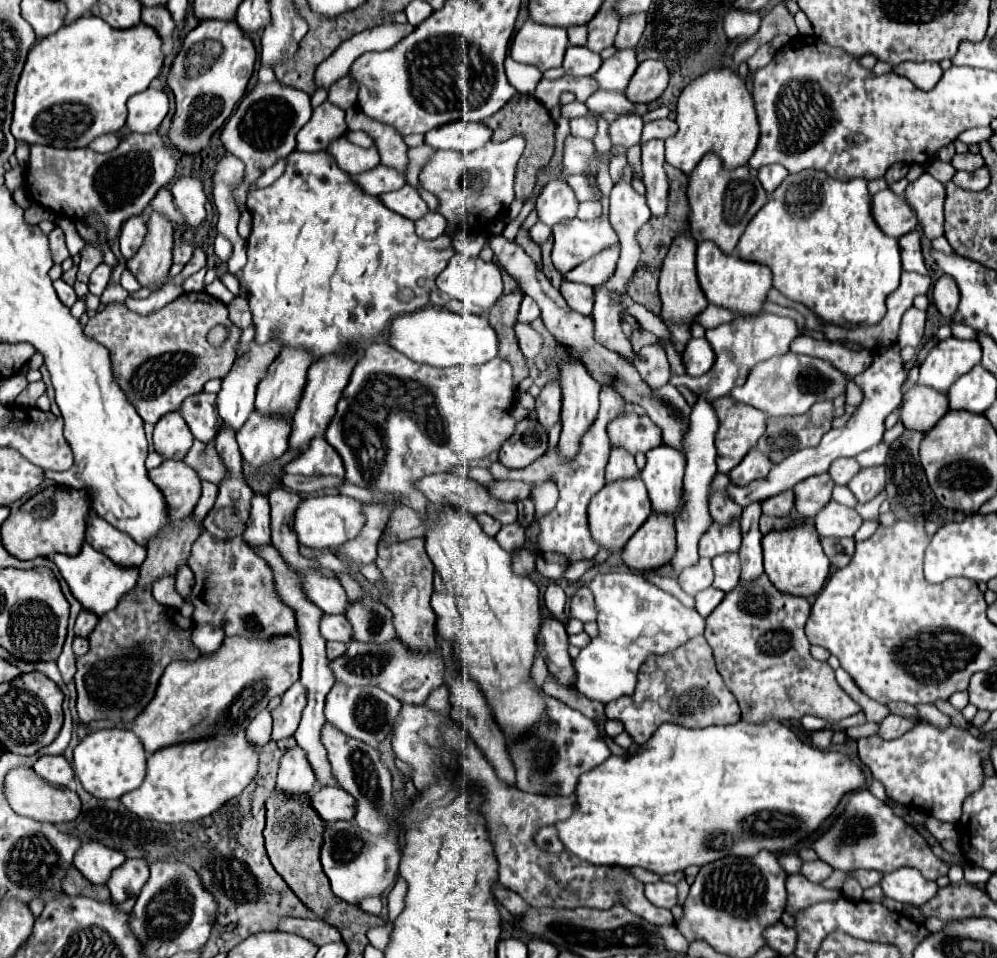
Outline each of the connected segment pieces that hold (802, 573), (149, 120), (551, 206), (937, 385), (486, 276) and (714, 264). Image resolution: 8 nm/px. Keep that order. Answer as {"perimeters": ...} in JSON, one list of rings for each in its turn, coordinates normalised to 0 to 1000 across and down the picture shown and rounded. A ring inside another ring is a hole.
{"perimeters":[[[[799,542],[799,546],[789,554],[775,554],[765,561],[765,586],[767,598],[771,606],[785,619],[793,619],[799,623],[813,623],[819,621],[831,600],[831,584],[827,581],[821,558],[817,554],[815,544]]],[[[149,91],[143,97],[129,101],[127,114],[127,133],[133,139],[153,139],[170,116],[170,101],[163,95]]],[[[553,189],[539,208],[541,231],[555,237],[563,229],[571,229],[579,224],[581,210],[569,189]]],[[[952,352],[942,356],[922,387],[922,402],[936,404],[942,410],[950,410],[950,406],[970,387],[974,387],[984,377],[984,360],[980,356],[966,356],[960,352]]],[[[456,264],[440,285],[438,300],[462,316],[474,316],[486,325],[505,308],[503,283],[496,275]]],[[[705,252],[705,254],[699,256],[697,277],[699,277],[701,300],[705,302],[705,308],[709,310],[711,316],[715,316],[719,320],[725,320],[725,323],[731,323],[733,327],[743,329],[743,331],[753,331],[753,329],[767,327],[765,318],[767,318],[769,306],[773,302],[773,283],[767,277],[743,272],[739,268],[739,264],[727,266],[713,252]]]]}

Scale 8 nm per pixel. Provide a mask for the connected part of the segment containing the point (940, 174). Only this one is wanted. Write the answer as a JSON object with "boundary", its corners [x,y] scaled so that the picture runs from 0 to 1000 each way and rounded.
{"boundary":[[[934,168],[934,170],[930,172],[930,181],[934,181],[940,189],[950,191],[950,189],[954,189],[954,185],[956,185],[960,178],[958,178],[958,174],[954,174],[952,170],[946,170],[946,168]]]}

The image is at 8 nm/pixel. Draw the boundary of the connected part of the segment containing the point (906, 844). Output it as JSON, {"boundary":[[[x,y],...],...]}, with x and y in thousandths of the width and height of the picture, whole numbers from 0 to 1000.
{"boundary":[[[872,824],[858,826],[850,838],[850,847],[813,884],[819,888],[821,897],[844,909],[880,907],[892,911],[902,905],[916,905],[922,907],[932,920],[940,920],[952,909],[952,903],[936,892],[930,878],[914,861],[902,855],[886,836],[874,830]]]}

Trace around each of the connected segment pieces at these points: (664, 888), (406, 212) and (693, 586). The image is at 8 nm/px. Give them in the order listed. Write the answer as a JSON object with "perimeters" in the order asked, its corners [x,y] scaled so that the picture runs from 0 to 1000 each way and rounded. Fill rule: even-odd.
{"perimeters":[[[[667,920],[649,922],[647,924],[647,934],[659,947],[673,949],[675,945],[679,945],[679,926],[675,922],[667,922]]],[[[406,193],[406,195],[402,195],[398,199],[392,199],[392,201],[384,201],[382,210],[392,220],[396,220],[396,222],[412,229],[412,231],[418,231],[426,222],[430,222],[428,212],[422,208],[422,204],[418,201],[418,197],[412,195],[412,193]]],[[[701,584],[697,590],[685,594],[681,600],[681,611],[689,621],[699,621],[701,617],[713,613],[713,609],[715,609],[713,584]]]]}

